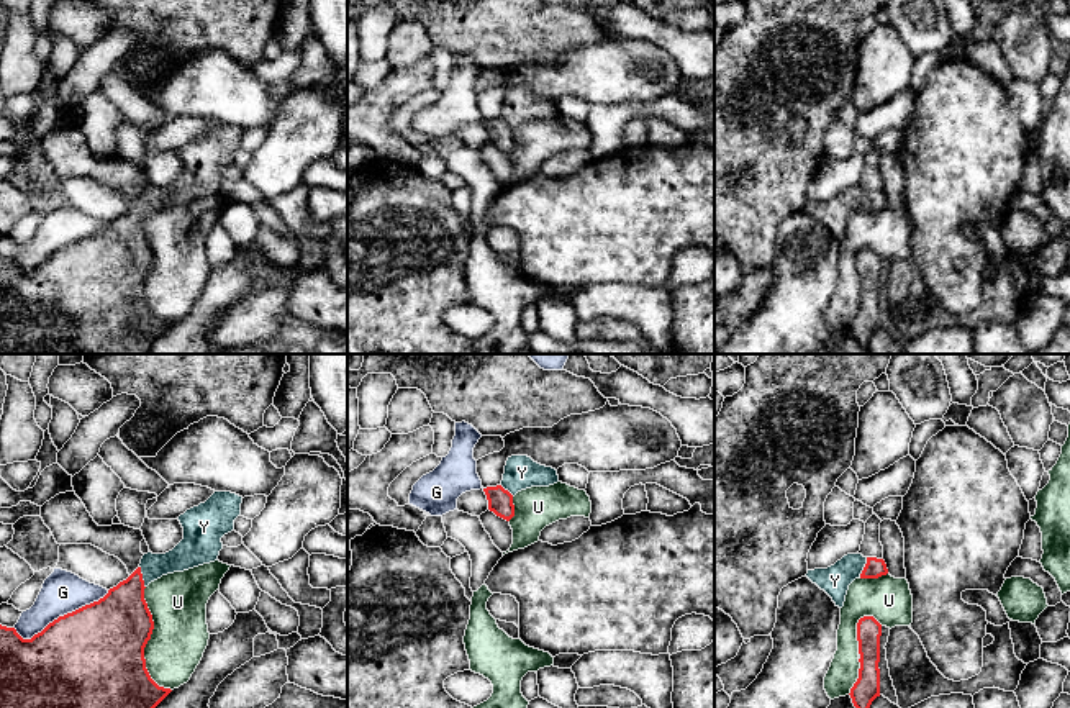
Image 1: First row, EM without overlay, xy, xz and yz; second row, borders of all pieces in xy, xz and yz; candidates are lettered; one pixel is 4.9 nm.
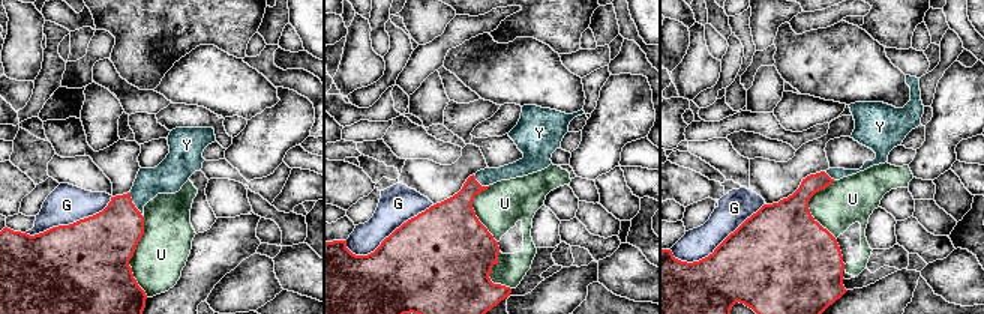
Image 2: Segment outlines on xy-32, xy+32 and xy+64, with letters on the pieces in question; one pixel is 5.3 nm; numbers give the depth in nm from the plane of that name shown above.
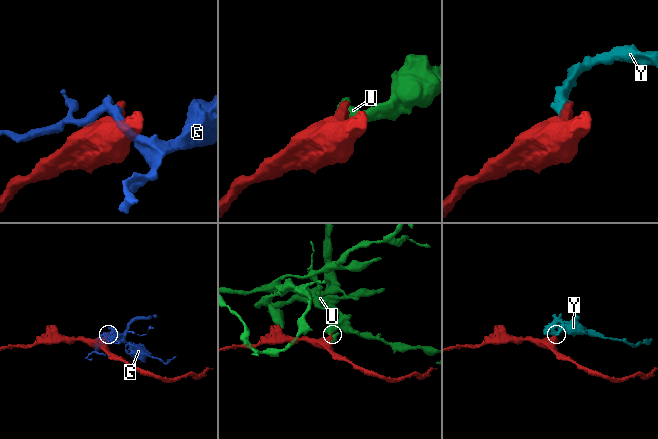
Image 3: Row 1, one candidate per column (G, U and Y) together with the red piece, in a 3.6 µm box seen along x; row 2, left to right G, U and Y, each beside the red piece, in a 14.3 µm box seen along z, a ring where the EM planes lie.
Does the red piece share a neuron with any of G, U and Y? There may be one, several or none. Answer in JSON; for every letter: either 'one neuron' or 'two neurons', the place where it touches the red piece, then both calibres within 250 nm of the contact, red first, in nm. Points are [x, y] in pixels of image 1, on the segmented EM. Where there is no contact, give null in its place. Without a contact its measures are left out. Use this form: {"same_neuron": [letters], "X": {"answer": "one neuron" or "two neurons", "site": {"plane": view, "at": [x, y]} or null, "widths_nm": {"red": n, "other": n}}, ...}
{"same_neuron": ["Y"], "G": {"answer": "two neurons", "site": {"plane": "xy", "at": [61, 617]}, "widths_nm": {"red": 480, "other": 220}}, "U": {"answer": "two neurons", "site": {"plane": "xy", "at": [146, 643]}, "widths_nm": {"red": 460, "other": 280}}, "Y": {"answer": "one neuron", "site": {"plane": "xy", "at": [141, 577]}, "widths_nm": {"red": 320, "other": 140}}}

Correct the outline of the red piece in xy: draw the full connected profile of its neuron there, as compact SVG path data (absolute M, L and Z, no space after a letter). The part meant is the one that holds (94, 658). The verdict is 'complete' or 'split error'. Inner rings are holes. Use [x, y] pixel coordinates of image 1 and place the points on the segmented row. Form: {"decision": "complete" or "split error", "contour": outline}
{"decision": "split error", "contour": "M215 492L205 503L179 516L184 539L165 554L147 552L139 567L108 593L72 613L59 616L31 639L23 639L15 628L0 624L0 708L156 708L172 690L159 687L146 669L144 647L154 621L144 600L144 588L162 575L184 572L218 560L221 538L234 529L241 515L243 497Z"}

